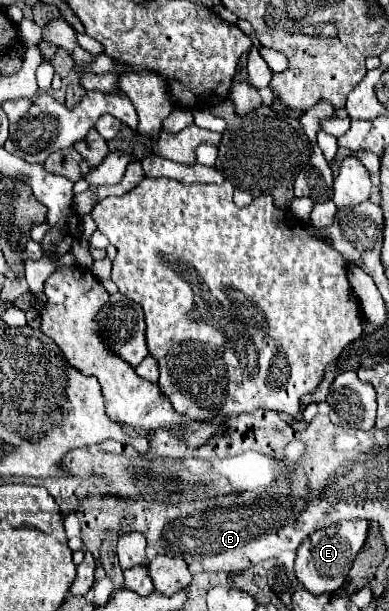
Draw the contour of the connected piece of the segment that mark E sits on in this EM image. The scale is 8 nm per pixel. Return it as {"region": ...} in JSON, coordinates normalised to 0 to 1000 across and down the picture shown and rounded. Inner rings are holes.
{"region":[[[877,851],[856,861],[841,861],[830,867],[815,867],[799,874],[763,900],[758,917],[758,939],[769,953],[799,969],[799,972],[856,972],[871,966],[892,946],[892,936],[918,910],[918,903],[938,890],[943,877],[943,851]]]}

